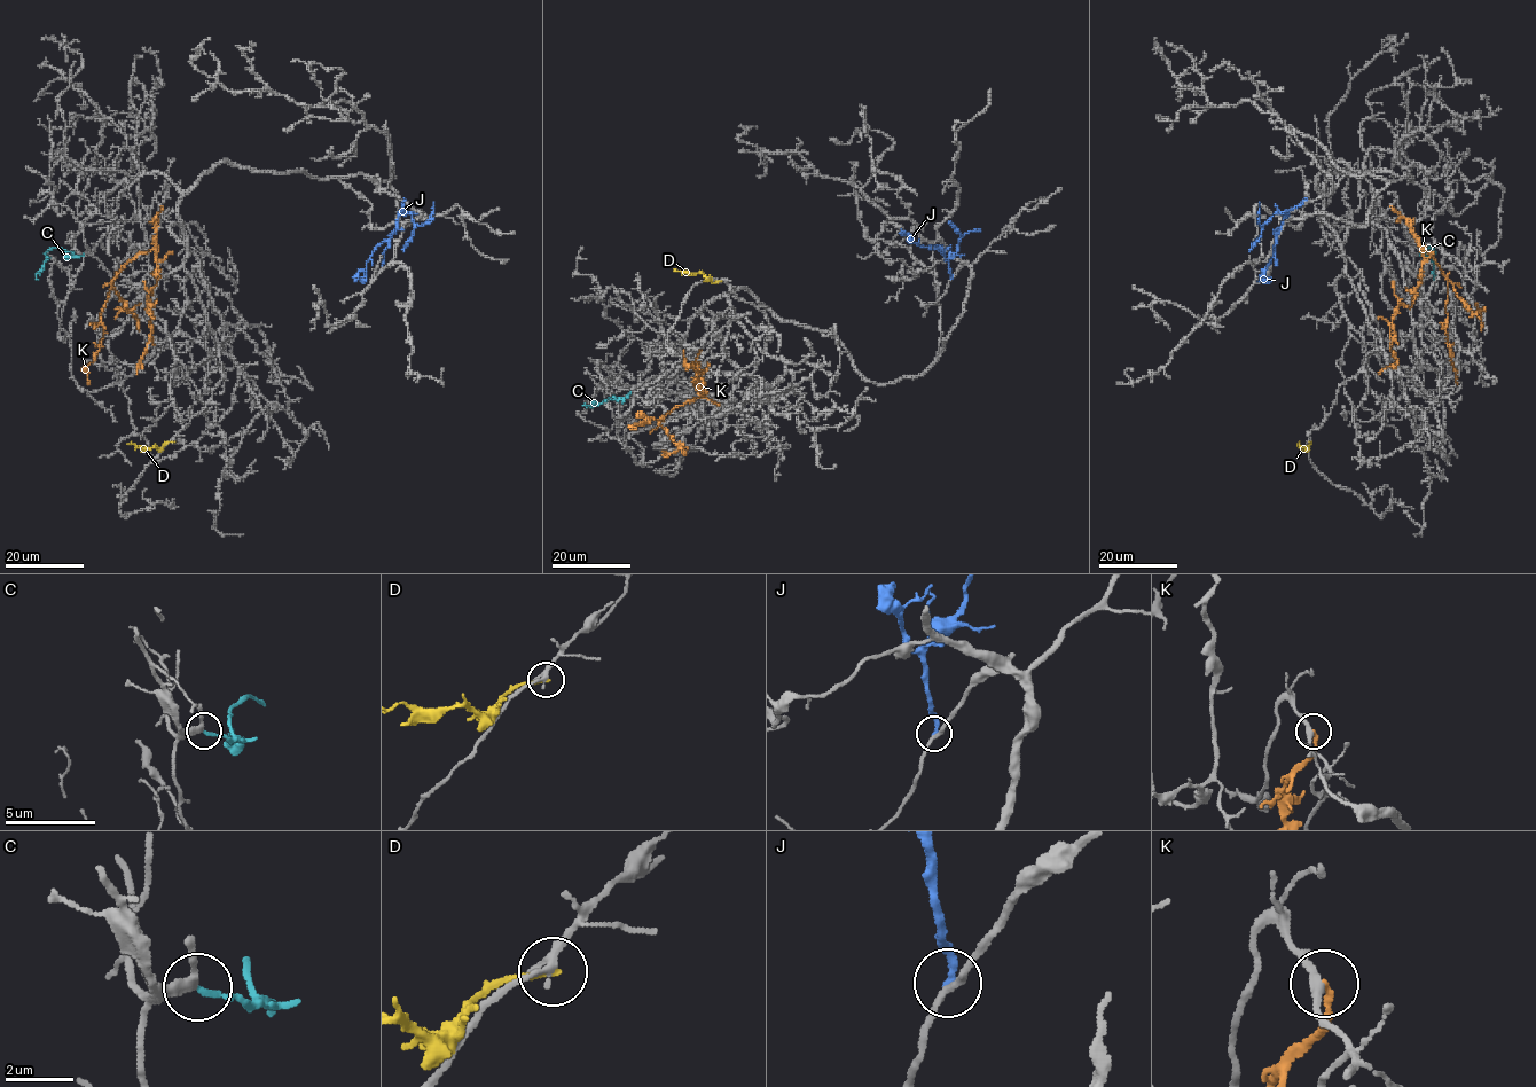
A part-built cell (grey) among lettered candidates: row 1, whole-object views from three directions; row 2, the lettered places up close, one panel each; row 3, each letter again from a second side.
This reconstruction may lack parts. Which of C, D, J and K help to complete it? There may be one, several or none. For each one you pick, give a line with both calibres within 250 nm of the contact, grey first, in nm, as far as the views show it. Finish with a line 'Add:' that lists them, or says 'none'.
C: calibres 240 and 160 nm
Add: C

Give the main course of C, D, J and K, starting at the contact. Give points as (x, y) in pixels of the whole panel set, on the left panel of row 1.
C: (84, 253), (75, 256), (57, 247), (49, 249), (37, 280)
D: (173, 440), (159, 447), (127, 443)
J: (405, 200), (391, 237), (374, 251), (366, 268), (354, 281)
K: (161, 205), (155, 216), (155, 245), (139, 252), (112, 280), (101, 313), (100, 350), (87, 367), (88, 383)

